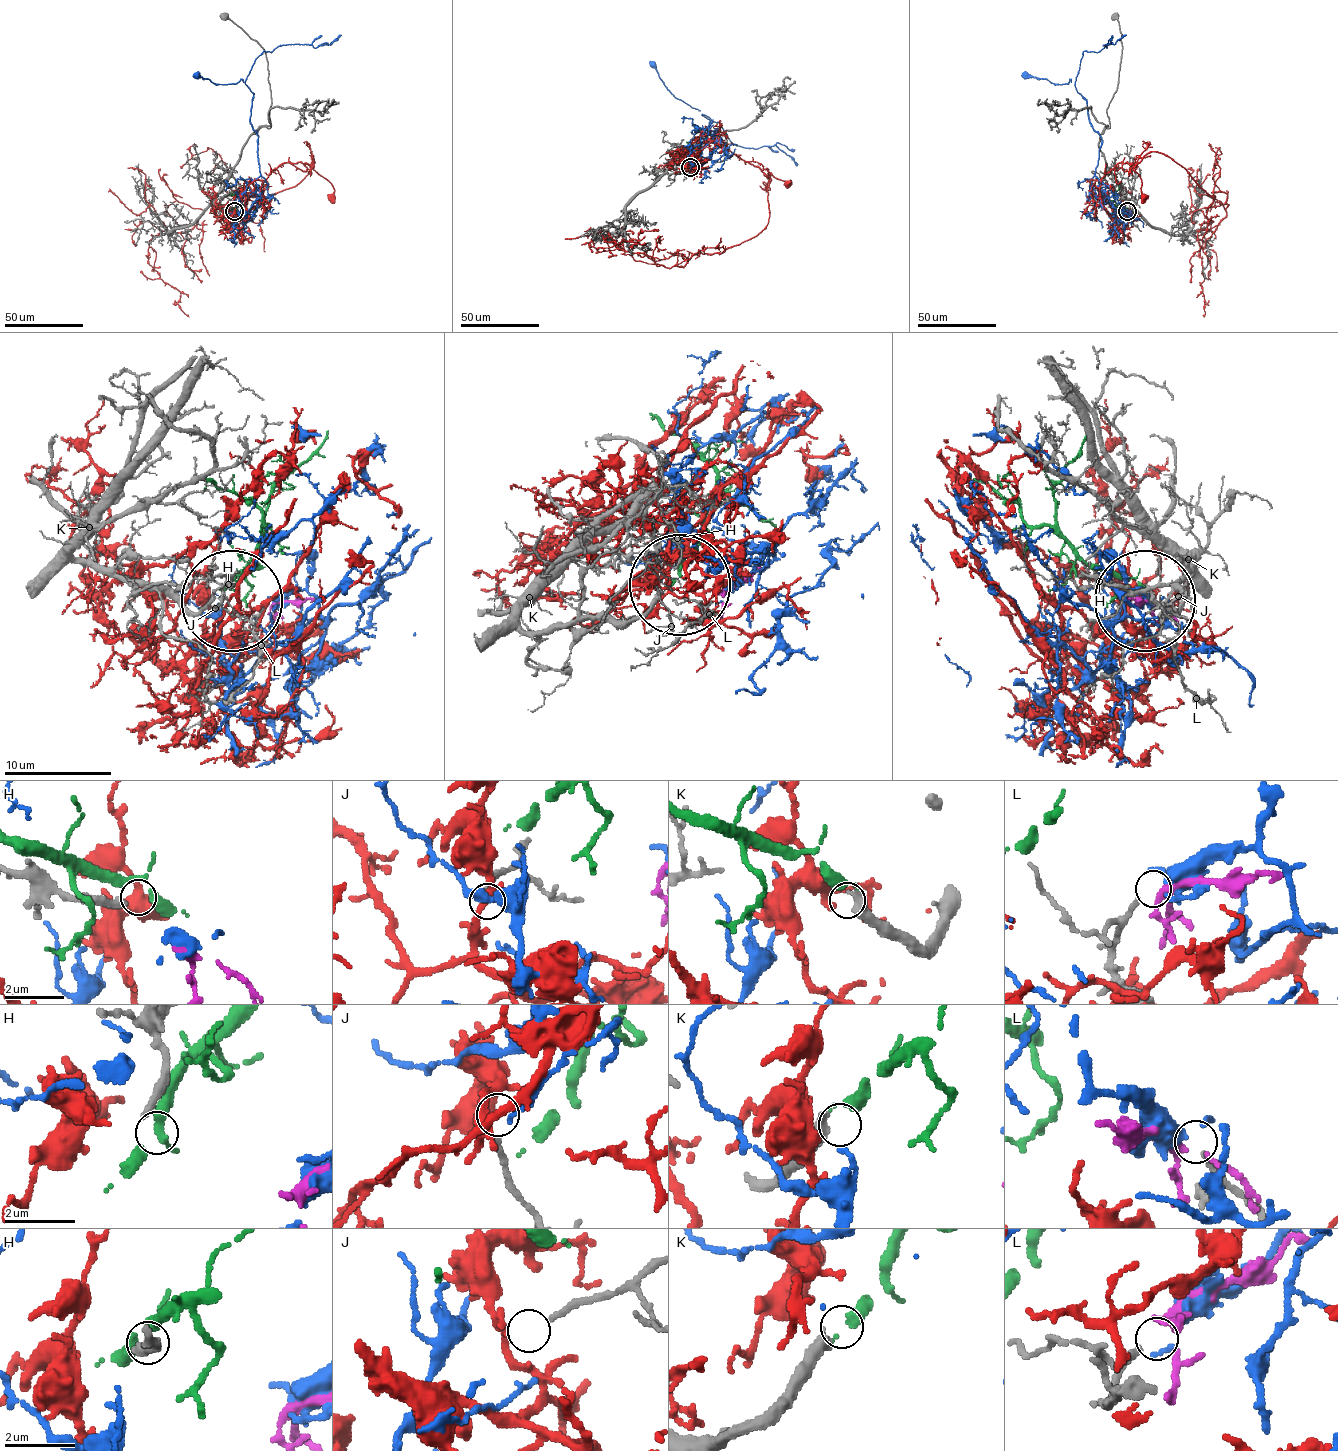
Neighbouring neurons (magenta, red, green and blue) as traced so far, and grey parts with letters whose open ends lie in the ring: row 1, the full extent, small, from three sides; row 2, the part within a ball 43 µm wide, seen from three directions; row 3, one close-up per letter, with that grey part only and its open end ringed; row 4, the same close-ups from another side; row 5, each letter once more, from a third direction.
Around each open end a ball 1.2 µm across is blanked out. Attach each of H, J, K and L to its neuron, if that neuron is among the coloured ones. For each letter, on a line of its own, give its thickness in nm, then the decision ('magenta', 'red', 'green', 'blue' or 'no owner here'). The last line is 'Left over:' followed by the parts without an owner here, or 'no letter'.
H: 200 nm thick; no owner here
J: 160 nm thick; red
K: 280 nm thick; green
L: 180 nm thick; blue
Left over: H

